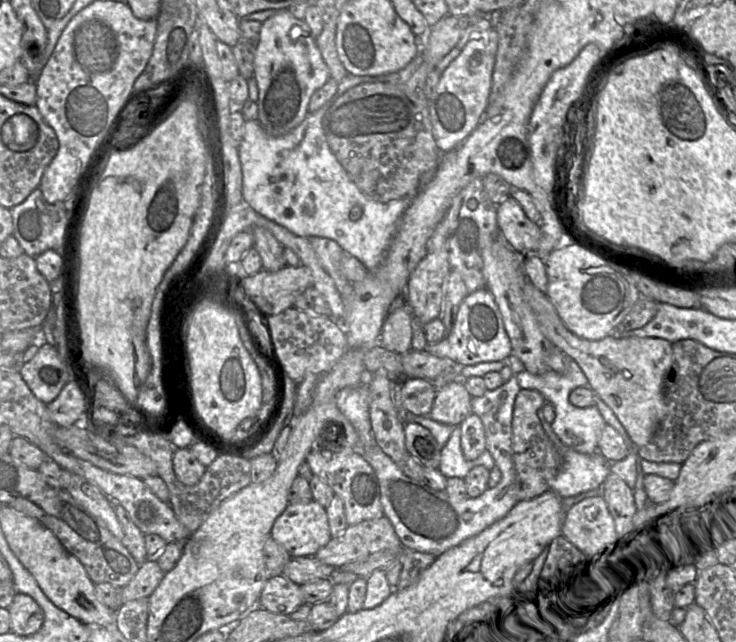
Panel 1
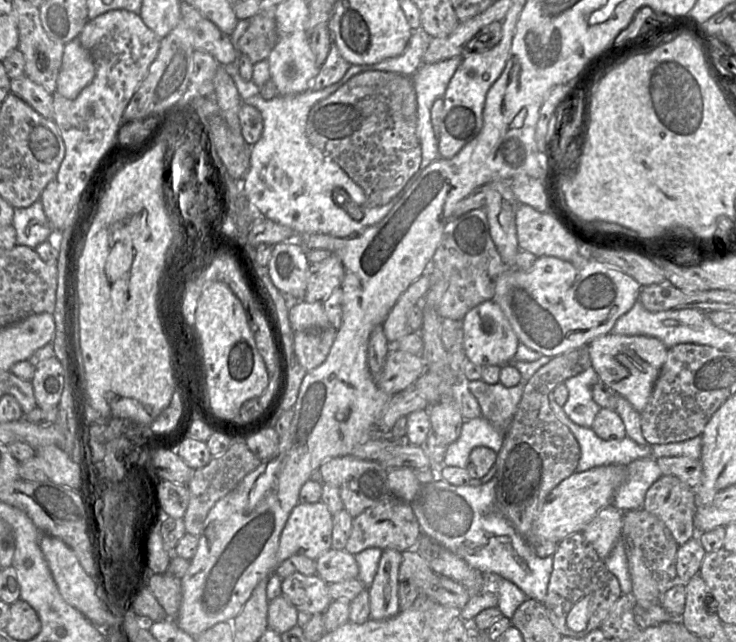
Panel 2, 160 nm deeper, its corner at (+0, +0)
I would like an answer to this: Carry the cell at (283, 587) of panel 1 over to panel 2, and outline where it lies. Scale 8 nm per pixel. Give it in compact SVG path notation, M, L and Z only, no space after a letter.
M293 573L282 580L281 591L281 595L298 611L311 615L324 613L332 602L328 593L328 583L318 575Z

